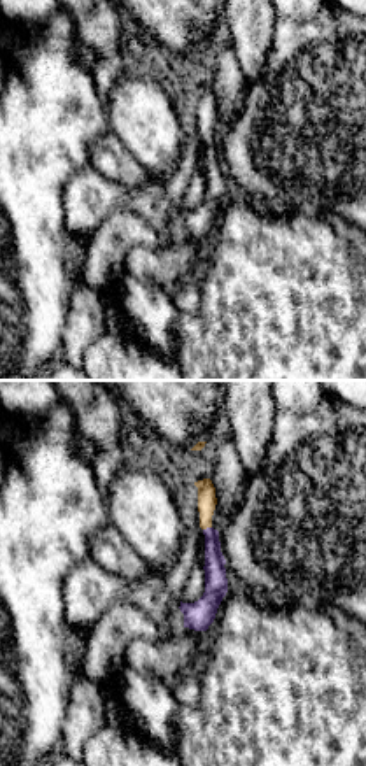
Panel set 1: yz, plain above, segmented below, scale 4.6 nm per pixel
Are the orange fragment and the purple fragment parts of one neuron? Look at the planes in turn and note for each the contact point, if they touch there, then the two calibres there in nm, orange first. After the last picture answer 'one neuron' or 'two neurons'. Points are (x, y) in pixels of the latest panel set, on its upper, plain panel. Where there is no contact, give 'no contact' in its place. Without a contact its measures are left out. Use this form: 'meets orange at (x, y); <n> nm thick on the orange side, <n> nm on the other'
meets orange at (207, 134); 90 nm thick on the orange side, 100 nm on the other

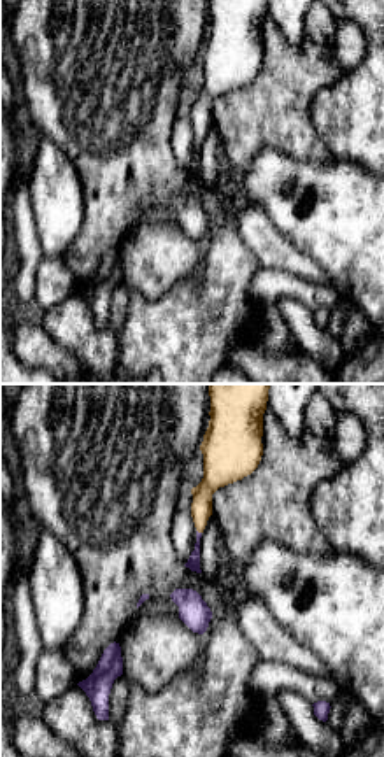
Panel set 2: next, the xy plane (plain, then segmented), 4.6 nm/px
meets orange at (199, 139); 100 nm thick on the orange side, 60 nm on the other

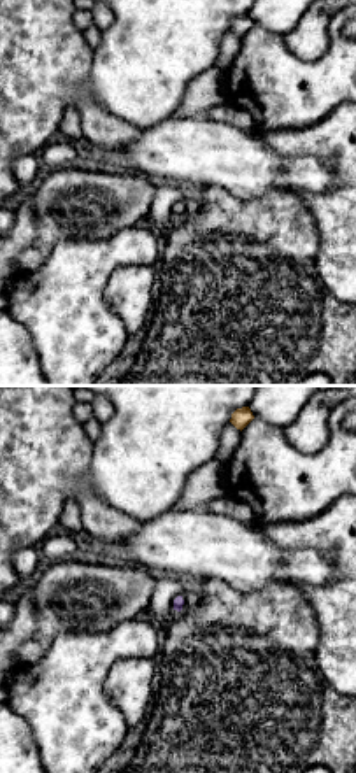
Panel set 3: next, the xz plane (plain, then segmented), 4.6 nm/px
no contact

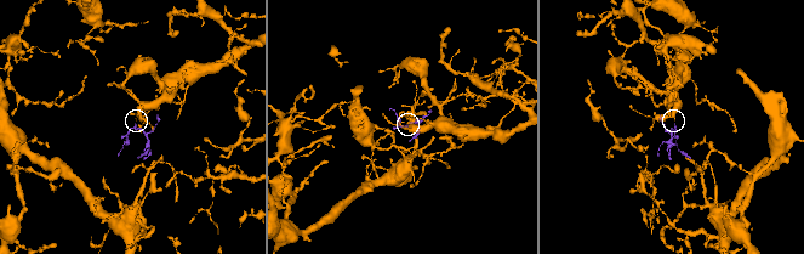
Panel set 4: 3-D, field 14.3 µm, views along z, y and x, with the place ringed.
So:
one neuron

